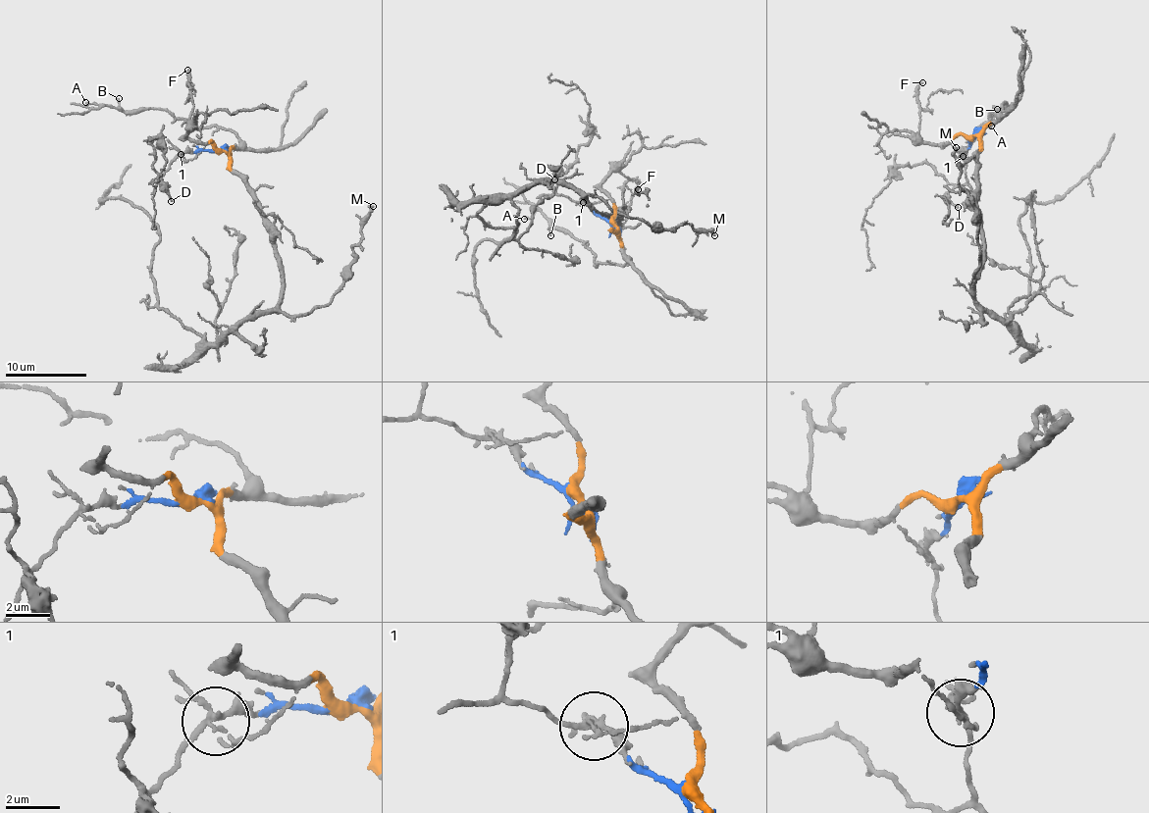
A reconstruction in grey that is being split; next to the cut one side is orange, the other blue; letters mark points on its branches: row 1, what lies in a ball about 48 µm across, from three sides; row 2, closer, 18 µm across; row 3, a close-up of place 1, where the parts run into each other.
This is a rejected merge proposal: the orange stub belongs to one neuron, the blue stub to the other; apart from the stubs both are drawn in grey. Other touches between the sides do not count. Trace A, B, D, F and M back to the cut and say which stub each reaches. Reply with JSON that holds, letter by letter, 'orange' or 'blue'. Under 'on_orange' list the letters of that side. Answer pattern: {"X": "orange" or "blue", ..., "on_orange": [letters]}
{"A": "orange", "B": "orange", "D": "blue", "F": "orange", "M": "orange", "on_orange": ["A", "B", "F", "M"]}

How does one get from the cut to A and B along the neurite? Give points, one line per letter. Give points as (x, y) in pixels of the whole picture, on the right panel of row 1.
A: (973, 135), (998, 116), (1004, 103), (1013, 104), (995, 107), (991, 120), (979, 126), (992, 126)
B: (973, 135), (998, 116), (1004, 103), (1012, 108), (1013, 104), (998, 110), (995, 107), (991, 123), (996, 109)

